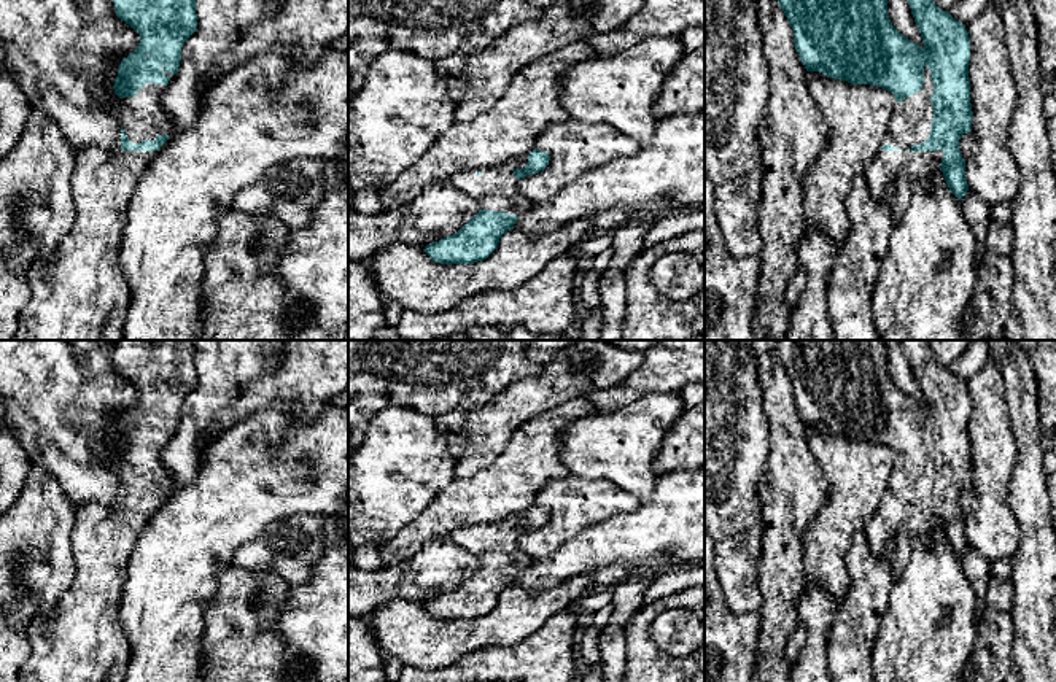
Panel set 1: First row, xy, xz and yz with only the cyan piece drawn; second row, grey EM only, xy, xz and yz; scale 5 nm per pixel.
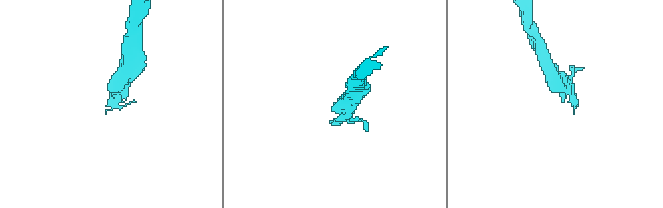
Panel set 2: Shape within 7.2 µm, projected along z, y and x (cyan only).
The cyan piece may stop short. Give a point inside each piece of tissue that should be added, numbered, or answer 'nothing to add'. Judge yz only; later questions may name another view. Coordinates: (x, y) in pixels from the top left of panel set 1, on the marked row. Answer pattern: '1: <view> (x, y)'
1: yz (912, 120)

